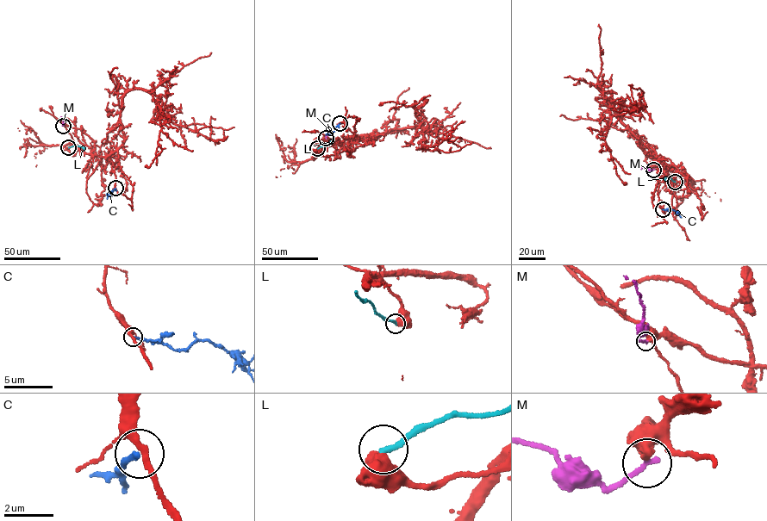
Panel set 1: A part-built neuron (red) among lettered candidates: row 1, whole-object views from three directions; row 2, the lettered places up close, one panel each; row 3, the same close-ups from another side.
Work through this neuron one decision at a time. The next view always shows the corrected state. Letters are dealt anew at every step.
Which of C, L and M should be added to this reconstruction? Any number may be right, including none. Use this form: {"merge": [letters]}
{"merge": []}

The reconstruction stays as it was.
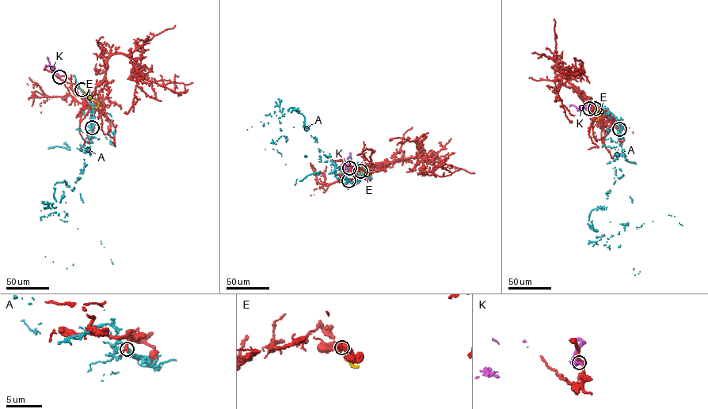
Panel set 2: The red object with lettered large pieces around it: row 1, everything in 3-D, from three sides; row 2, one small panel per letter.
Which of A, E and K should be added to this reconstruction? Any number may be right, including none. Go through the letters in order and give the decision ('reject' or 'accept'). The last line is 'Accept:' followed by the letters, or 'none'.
A: reject
E: reject
K: reject
Accept: none

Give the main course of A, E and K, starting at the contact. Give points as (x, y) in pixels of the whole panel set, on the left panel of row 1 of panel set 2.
A: (92, 127), (82, 132), (90, 151), (83, 152), (79, 177), (55, 184), (51, 205), (100, 241), (112, 263)
E: (81, 89), (100, 104), (93, 107)
K: (59, 77), (49, 65), (48, 58)

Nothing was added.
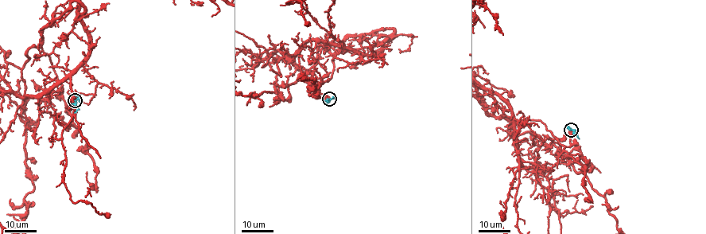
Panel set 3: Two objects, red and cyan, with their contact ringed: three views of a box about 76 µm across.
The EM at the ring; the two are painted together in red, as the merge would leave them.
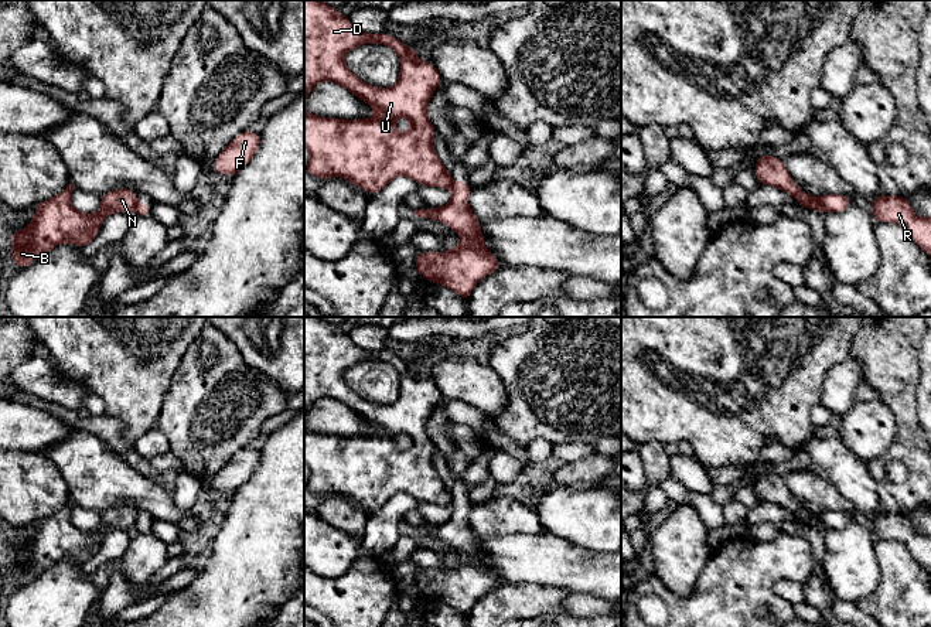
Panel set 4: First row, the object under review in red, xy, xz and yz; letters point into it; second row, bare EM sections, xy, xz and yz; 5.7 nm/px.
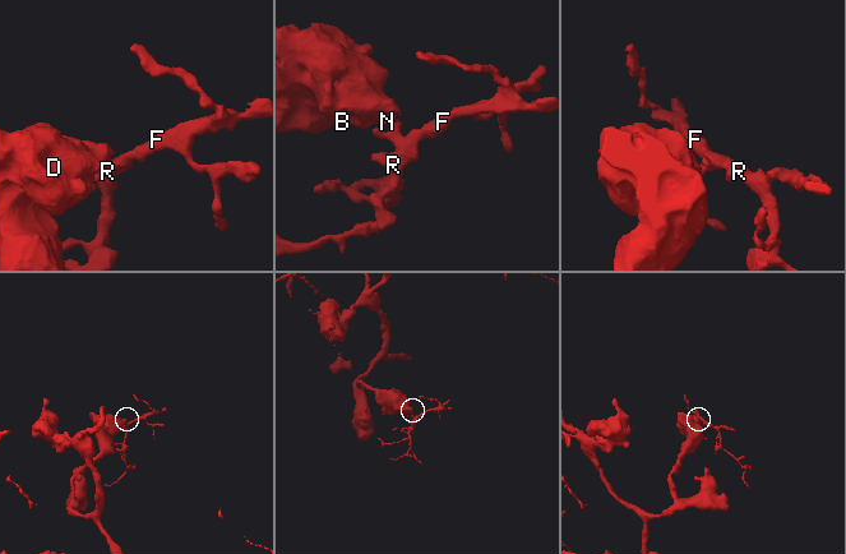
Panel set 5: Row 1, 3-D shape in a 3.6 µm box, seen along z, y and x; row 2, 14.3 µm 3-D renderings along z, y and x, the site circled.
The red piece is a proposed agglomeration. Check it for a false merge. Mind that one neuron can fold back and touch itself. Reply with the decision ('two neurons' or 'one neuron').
two neurons

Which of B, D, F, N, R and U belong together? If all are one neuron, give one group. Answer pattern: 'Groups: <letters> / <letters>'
Groups: B D N U / F R

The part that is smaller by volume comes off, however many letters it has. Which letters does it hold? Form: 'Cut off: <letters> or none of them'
Cut off: F, R

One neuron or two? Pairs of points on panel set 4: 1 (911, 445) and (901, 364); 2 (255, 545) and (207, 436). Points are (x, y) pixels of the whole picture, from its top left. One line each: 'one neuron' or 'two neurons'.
1: one neuron
2: two neurons

